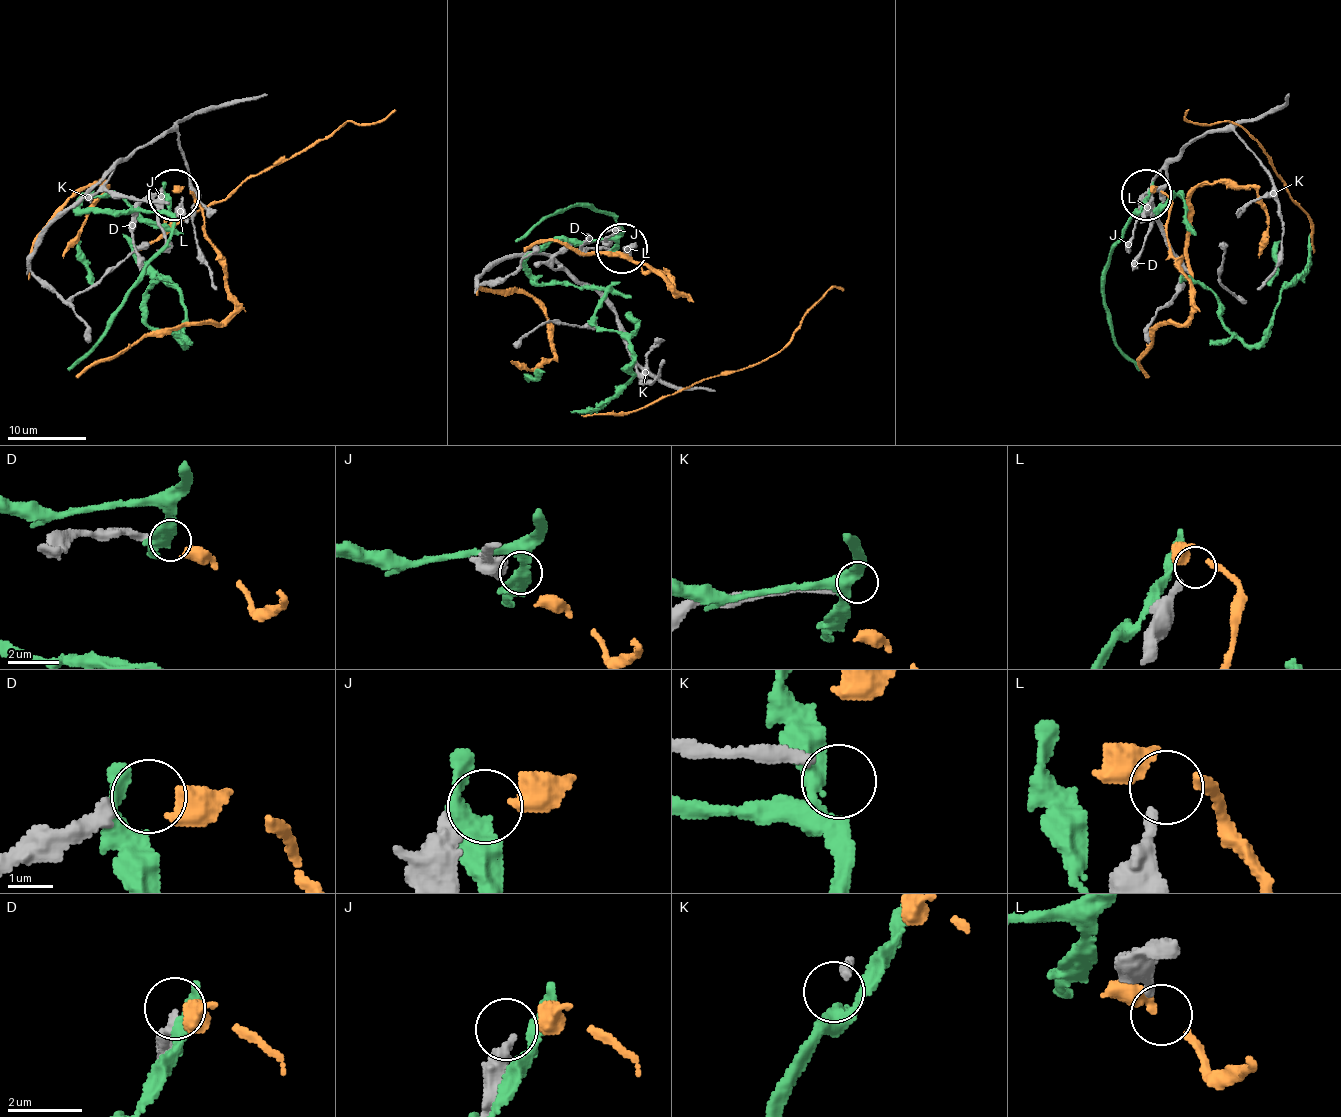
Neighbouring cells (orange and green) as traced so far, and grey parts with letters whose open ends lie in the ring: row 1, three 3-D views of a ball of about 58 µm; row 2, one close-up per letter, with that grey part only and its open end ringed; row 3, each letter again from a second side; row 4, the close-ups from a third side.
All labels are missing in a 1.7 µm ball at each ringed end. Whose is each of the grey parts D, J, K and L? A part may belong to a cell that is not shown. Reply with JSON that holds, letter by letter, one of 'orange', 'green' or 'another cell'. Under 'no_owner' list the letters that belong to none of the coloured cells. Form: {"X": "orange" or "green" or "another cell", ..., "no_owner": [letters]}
{"D": "orange", "J": "another cell", "K": "another cell", "L": "another cell", "no_owner": ["J", "K", "L"]}

